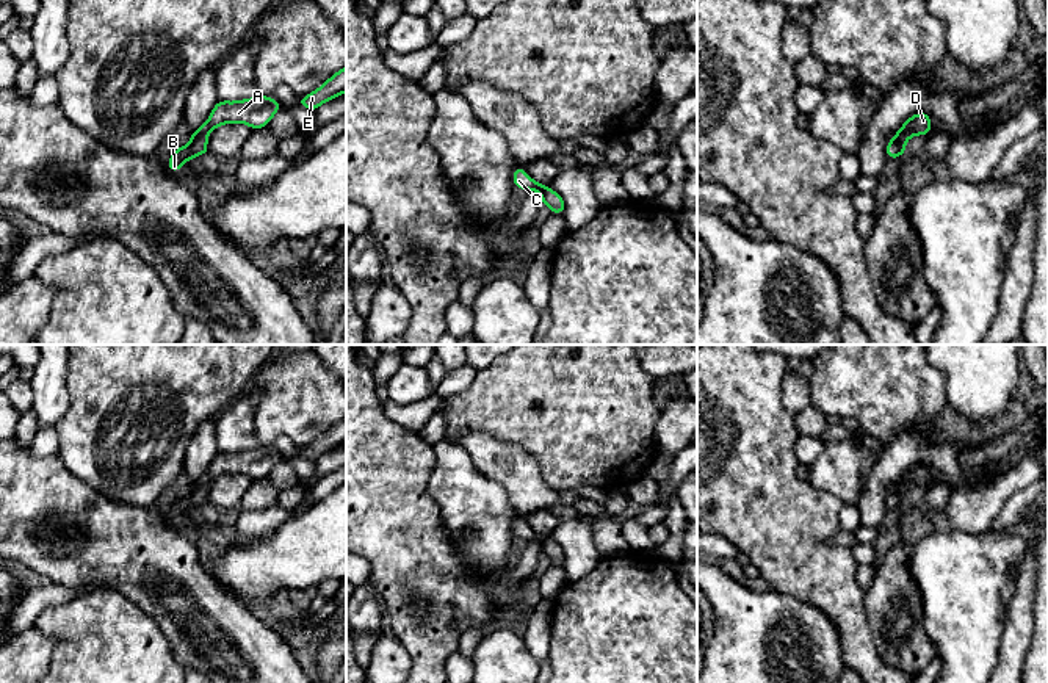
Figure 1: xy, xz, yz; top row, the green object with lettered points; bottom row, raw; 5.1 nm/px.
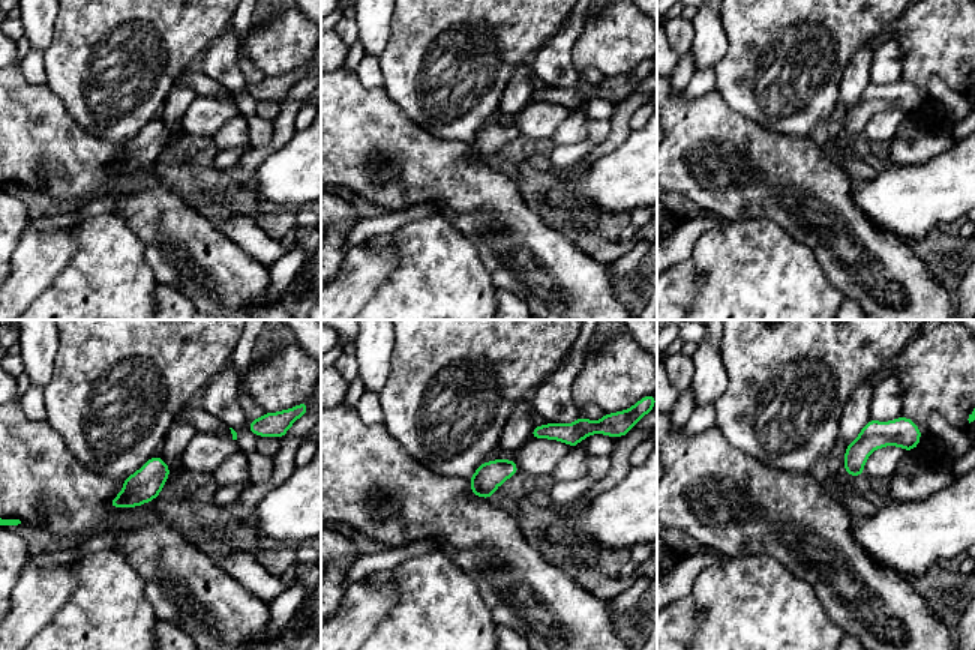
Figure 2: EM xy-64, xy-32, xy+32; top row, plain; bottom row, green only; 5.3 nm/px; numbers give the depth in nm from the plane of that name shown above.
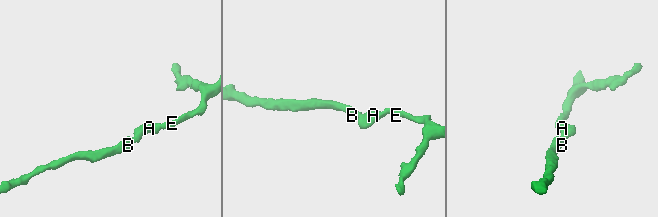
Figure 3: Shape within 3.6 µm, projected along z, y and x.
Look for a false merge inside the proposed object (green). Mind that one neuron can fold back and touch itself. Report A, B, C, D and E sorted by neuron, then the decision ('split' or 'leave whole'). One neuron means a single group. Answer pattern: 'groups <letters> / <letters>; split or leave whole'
groups A B C D E; leave whole

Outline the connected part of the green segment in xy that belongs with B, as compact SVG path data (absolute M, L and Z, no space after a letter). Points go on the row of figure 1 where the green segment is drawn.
M262 94L237 102L219 100L210 113L207 122L191 135L190 144L177 147L166 166L172 172L177 172L188 160L201 154L208 155L207 138L218 125L241 122L248 124L252 130L257 130L266 127L280 108L282 107L276 99L265 97Z

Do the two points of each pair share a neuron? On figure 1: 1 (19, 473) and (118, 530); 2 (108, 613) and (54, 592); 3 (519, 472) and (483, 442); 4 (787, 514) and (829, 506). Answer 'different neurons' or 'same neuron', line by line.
1: same neuron
2: different neurons
3: same neuron
4: same neuron

